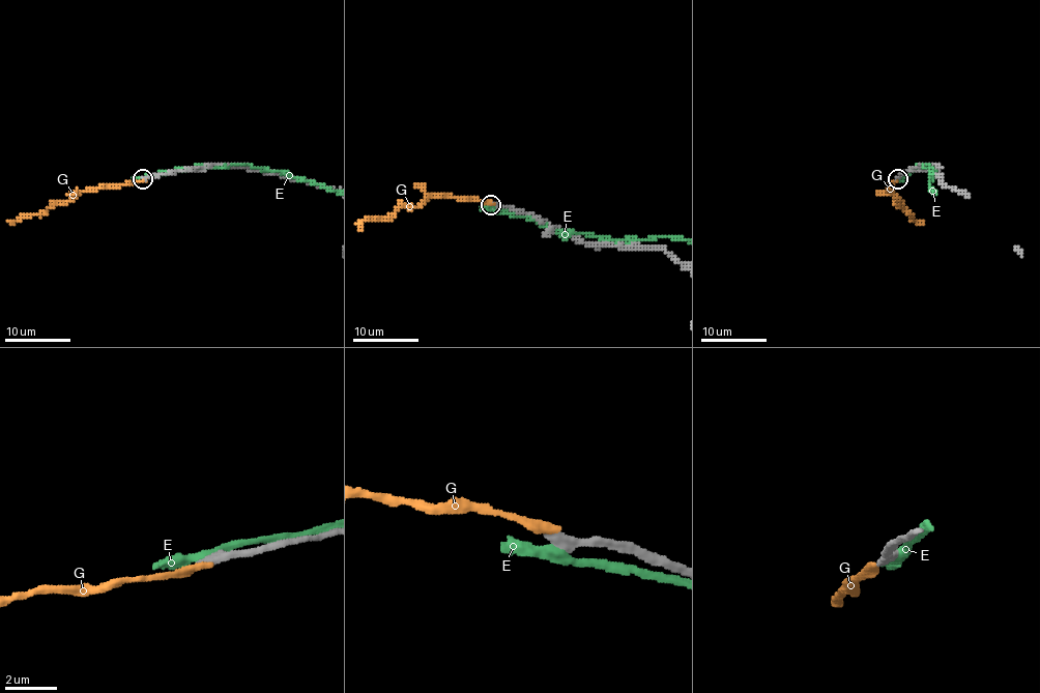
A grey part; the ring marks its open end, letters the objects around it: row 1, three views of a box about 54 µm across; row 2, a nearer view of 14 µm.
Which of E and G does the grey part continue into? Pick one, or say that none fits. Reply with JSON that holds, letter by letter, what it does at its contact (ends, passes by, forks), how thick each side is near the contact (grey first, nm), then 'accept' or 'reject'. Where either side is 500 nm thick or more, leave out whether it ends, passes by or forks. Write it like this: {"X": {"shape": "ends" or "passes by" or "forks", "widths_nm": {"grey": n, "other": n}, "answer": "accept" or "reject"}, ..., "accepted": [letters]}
{"E": {"shape": "passes by", "widths_nm": {"grey": 440, "other": 380}, "answer": "reject"}, "G": {"shape": "ends", "widths_nm": {"grey": 400, "other": 340}, "answer": "reject"}, "accepted": []}

